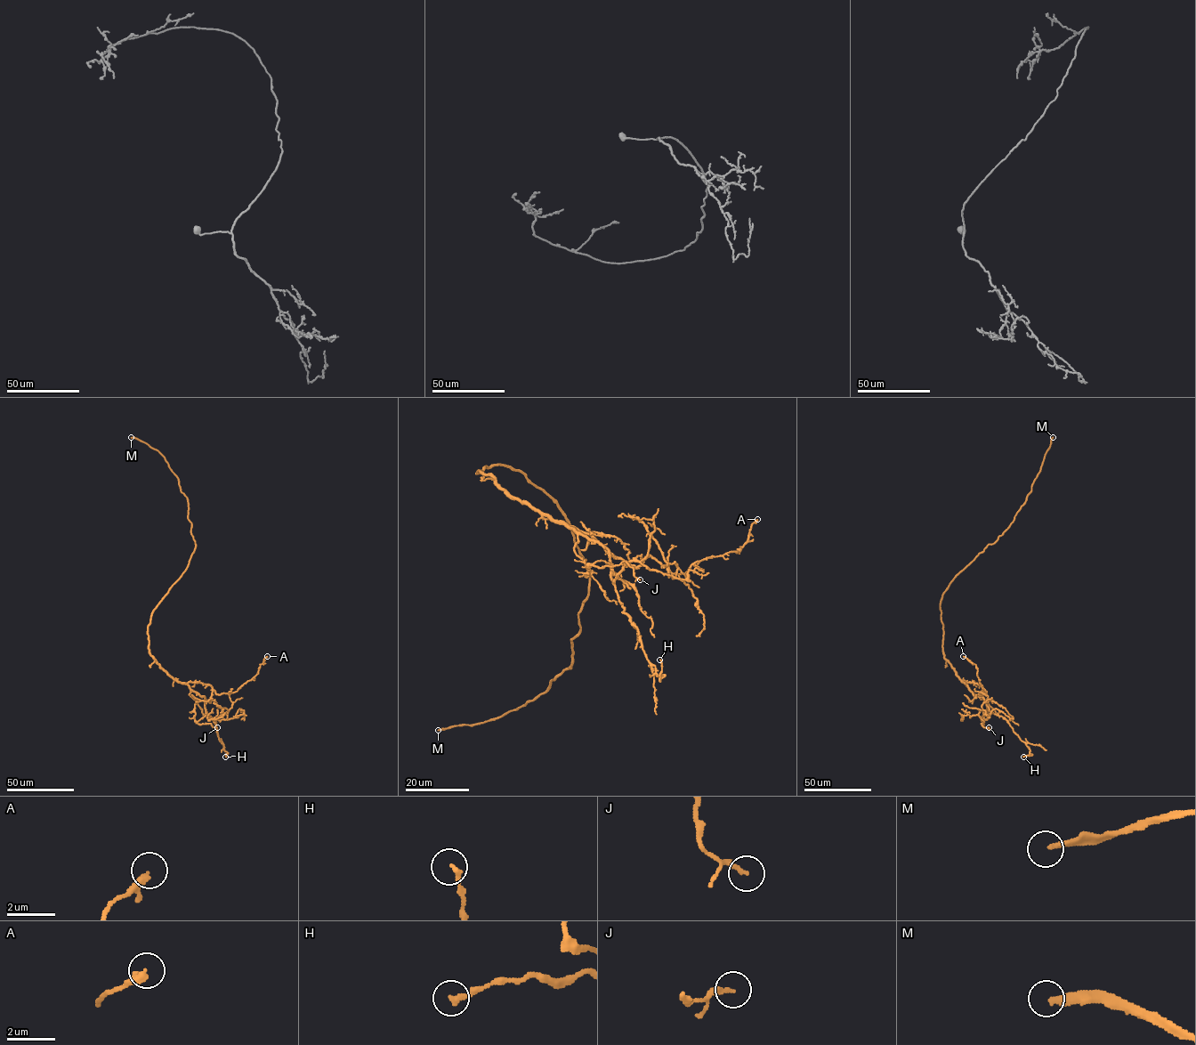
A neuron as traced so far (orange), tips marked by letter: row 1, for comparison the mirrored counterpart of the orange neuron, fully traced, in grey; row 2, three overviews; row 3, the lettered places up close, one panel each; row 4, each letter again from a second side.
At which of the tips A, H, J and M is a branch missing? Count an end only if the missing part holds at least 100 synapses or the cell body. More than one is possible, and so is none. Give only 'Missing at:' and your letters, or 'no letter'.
Missing at: M

